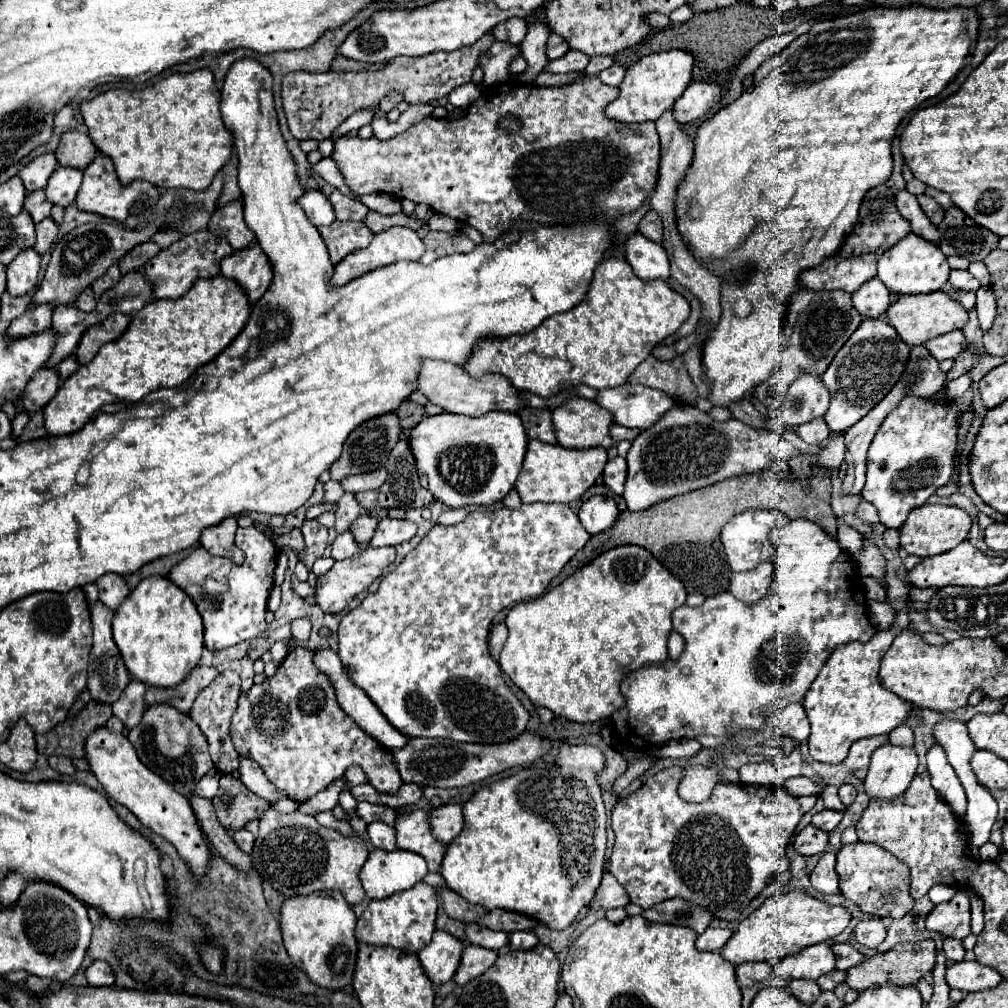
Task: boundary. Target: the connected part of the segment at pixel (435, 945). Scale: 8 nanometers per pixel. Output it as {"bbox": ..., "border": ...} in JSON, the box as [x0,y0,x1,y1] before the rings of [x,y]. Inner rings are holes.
{"bbox":[417,930,463,984],"border":[[[435,930],[433,940],[417,952],[419,962],[433,984],[445,984],[453,978],[457,964],[461,960],[463,942],[449,932]]]}

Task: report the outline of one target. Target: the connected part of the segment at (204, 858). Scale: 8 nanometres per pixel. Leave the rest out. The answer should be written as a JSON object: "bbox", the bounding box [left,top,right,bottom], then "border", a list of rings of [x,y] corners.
{"bbox":[85,726,209,876],"border":[[[107,726],[91,732],[85,740],[85,760],[89,762],[91,772],[109,794],[109,798],[113,798],[117,804],[127,806],[141,820],[143,826],[149,826],[155,834],[169,840],[177,848],[177,852],[189,862],[195,876],[207,872],[209,844],[199,830],[189,800],[169,788],[169,784],[165,784],[165,780],[161,780],[157,774],[149,772],[149,768],[139,762],[133,744],[129,744],[129,740],[121,732],[113,732]]]}

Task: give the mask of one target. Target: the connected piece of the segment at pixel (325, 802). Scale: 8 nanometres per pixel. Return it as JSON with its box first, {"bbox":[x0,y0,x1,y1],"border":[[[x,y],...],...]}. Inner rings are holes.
{"bbox":[299,778,347,814],"border":[[[345,778],[335,780],[333,784],[329,784],[329,788],[321,790],[317,796],[313,796],[313,798],[309,800],[309,804],[305,802],[305,804],[299,806],[299,808],[301,808],[305,814],[315,814],[315,812],[319,812],[319,810],[331,810],[331,808],[337,804],[339,794],[341,794],[343,790],[347,790]]]}

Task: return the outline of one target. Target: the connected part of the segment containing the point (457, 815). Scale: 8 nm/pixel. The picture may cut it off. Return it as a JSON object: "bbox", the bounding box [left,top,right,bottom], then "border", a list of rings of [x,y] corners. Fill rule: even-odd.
{"bbox":[431,804,463,844],"border":[[[443,804],[431,812],[431,828],[435,838],[439,838],[443,844],[449,844],[463,828],[463,806]]]}

